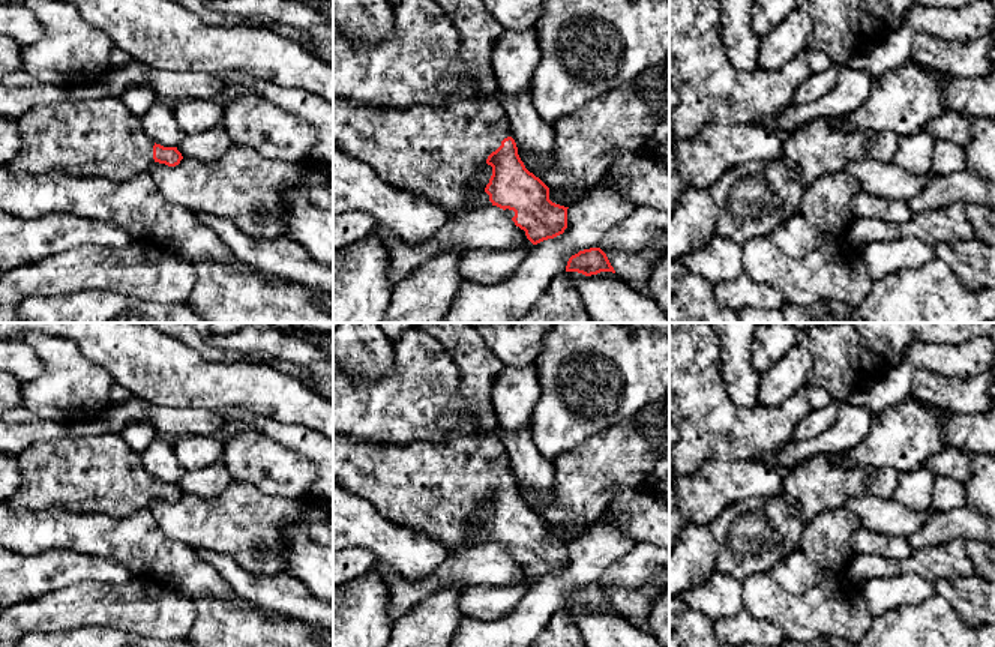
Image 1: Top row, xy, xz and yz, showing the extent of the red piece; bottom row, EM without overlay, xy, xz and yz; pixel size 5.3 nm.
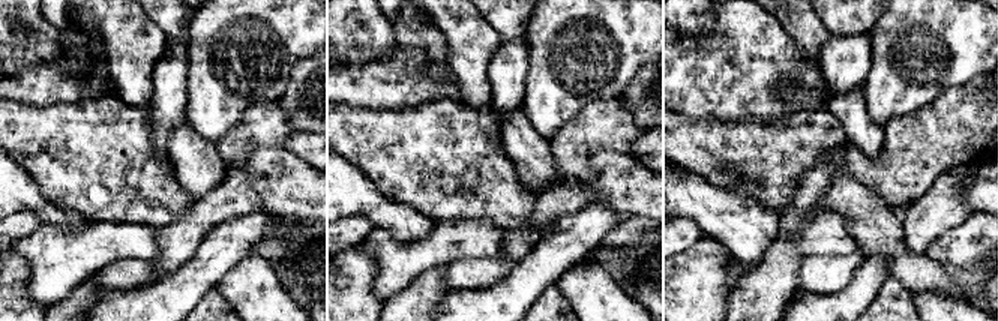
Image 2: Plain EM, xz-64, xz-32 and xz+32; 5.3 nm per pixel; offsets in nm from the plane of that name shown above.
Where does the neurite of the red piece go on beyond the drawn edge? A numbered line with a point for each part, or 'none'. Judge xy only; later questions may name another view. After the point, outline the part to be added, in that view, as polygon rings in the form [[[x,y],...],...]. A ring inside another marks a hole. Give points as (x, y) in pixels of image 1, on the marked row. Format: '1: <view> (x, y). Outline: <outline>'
1: xy (102, 137). Outline: [[[116,96],[36,105],[17,123],[21,150],[6,165],[11,171],[27,174],[65,171],[78,177],[128,182],[155,164],[155,141],[146,135],[141,119]]]

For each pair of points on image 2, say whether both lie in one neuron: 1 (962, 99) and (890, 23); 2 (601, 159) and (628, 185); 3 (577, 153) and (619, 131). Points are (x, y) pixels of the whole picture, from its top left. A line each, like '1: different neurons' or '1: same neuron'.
1: different neurons
2: same neuron
3: same neuron

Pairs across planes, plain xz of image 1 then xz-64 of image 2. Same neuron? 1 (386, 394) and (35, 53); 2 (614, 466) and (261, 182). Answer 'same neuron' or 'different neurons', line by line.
1: different neurons
2: different neurons

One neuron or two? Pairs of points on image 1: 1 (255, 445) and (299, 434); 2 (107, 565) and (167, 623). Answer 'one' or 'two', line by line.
1: two
2: two

